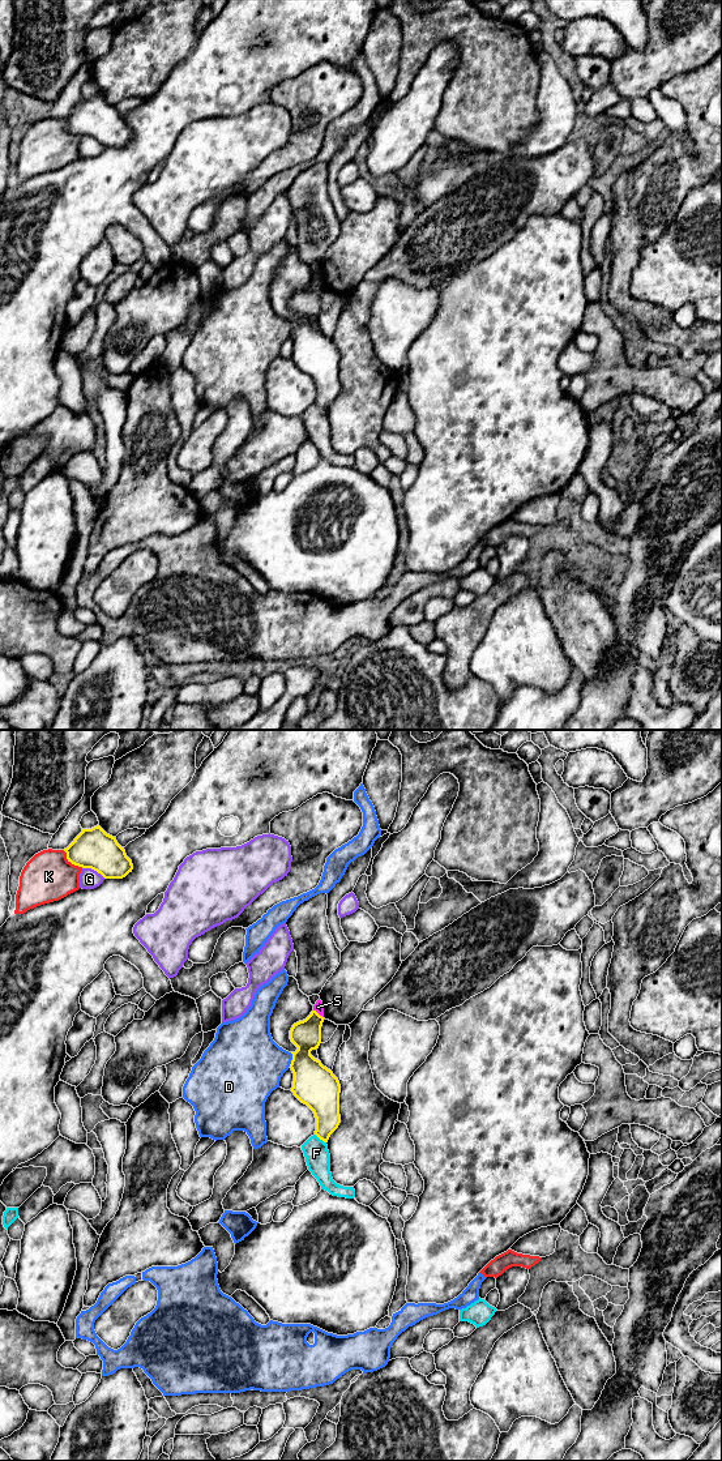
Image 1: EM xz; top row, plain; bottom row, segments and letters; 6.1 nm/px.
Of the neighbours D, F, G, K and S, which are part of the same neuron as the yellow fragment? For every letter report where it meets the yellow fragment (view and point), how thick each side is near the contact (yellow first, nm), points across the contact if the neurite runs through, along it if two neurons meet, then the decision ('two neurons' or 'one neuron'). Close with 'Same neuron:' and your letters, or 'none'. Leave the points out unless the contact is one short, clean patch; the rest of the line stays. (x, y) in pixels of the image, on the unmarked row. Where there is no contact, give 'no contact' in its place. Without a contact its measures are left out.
D: xz (293, 328) | 260/380 nm | two neurons
F: xz (320, 408) | 200/150 nm | along xz (315, 402), (325, 411) | two neurons
G: xz (94, 139) | 240/130 nm | two neurons
K: xz (71, 131) | 240/300 nm | two neurons
S: xz (317, 282) | 180/60 nm | along xz (313, 278), (323, 286) | two neurons
Same neuron: none

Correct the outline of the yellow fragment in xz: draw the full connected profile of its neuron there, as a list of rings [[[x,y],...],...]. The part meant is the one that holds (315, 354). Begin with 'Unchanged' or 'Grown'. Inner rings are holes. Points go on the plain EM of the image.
Unchanged. [[[316,279],[290,299],[290,308],[298,316],[292,322],[290,337],[294,342],[291,360],[315,383],[315,403],[328,411],[330,403],[341,392],[339,362],[341,354],[330,338],[311,324],[321,312],[324,286]]]

